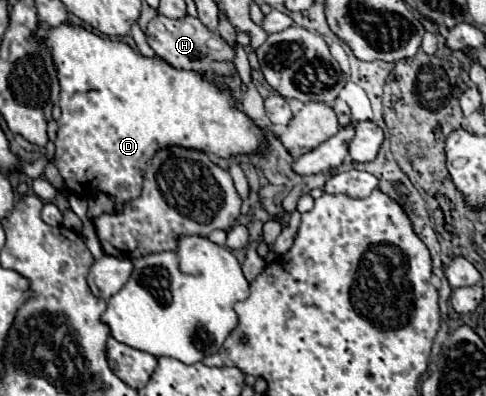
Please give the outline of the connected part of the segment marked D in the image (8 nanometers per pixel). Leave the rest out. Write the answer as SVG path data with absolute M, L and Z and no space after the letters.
M41 24L39 36L47 38L47 44L53 48L59 70L61 118L57 120L59 134L55 140L53 164L59 168L69 192L79 194L79 186L83 186L83 190L99 190L117 202L127 202L141 194L145 162L157 148L175 144L229 158L257 152L263 144L263 134L257 124L235 110L235 104L225 90L207 82L207 78L199 78L199 74L175 70L159 58L145 58L123 42L101 38L79 26L63 24L59 28L49 28L47 24Z

